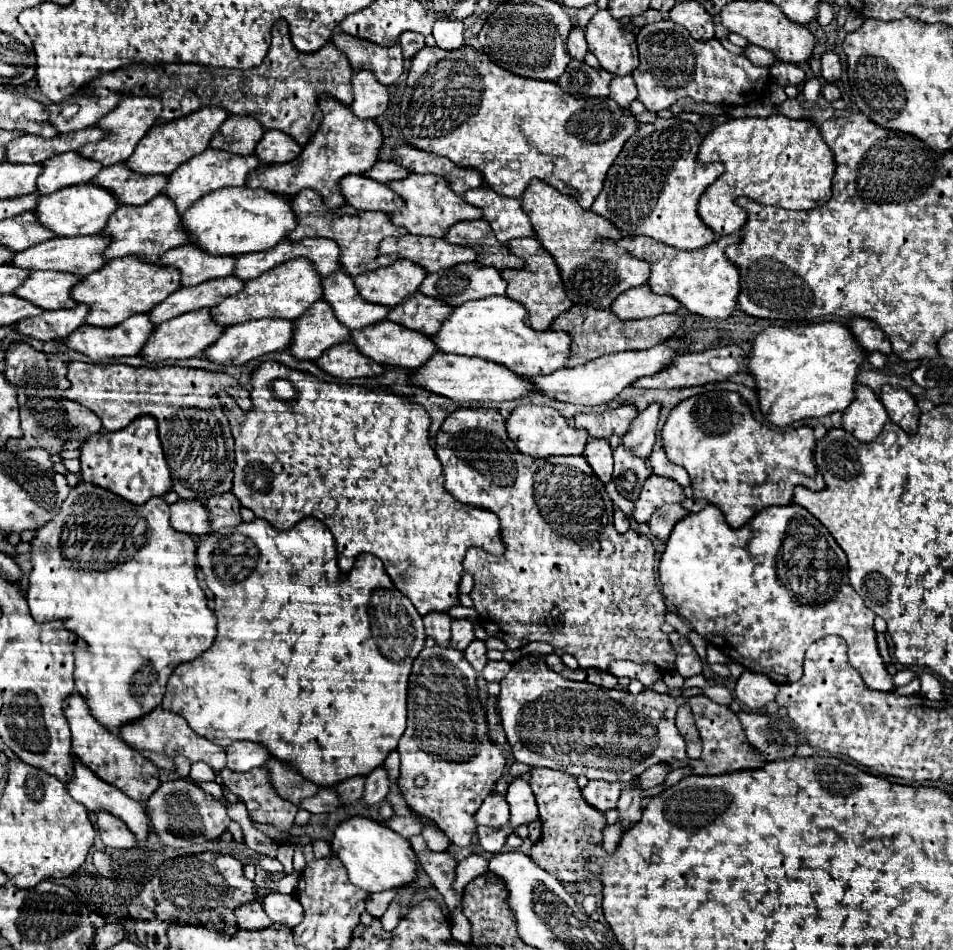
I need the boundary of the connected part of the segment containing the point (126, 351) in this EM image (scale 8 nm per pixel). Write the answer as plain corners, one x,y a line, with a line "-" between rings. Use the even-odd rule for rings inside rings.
135,314
115,328
93,328
83,324
79,330
71,332
63,344
69,350
85,354
95,362
121,356
137,356
153,328
155,326
147,314

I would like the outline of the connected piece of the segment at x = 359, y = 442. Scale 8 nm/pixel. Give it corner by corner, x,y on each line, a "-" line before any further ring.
263,362
251,376
251,400
253,400
253,410
245,412
241,410
235,402
223,402
223,412
227,414
227,420
231,424
233,430
233,438
235,438
235,458
237,458
237,466
235,466
235,478
233,478
233,494
239,498
241,506
253,510
253,514
257,518
267,520
275,530
289,530
293,528
299,520
313,516
317,520
321,520
331,534
335,536
337,542
337,562
339,562
339,570
341,572
349,572
355,558
363,552
369,552
377,558
381,558
385,572
391,576
395,588
399,592
403,592
413,606
417,608
417,612
421,616
429,614
429,612
449,612
453,606
459,604
459,582
463,576
463,558
465,552
473,546
483,548
485,552
499,556
505,552
505,544
501,540
501,532
499,532
499,518
489,512
489,510
479,510
473,506
463,506
461,502
457,502
455,498
451,498
451,494
447,494
447,490
443,488
443,466
435,454
435,450
429,446
429,424
431,418
425,412
423,406
407,402
395,394
387,394
385,390
365,390
363,386
339,386
339,384
329,384
329,382
321,382
315,378
309,378
311,374
305,372
297,372
291,370
279,362

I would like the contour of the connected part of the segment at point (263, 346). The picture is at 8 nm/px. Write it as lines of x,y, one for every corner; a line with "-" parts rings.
251,320
245,324
235,324
235,326
227,326
223,330
223,336
213,342
209,348
203,350
203,358
215,362
215,364
233,364
233,366
241,366
253,358
259,358
263,354
269,352
277,352
277,350
287,350
289,342
291,342
291,330
293,330
293,322
287,320

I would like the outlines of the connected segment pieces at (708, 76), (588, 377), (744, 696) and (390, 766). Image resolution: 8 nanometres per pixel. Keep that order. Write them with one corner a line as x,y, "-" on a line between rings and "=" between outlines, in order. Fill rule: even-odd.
671,20
643,26
637,32
637,48
641,64
633,70
631,76
635,78
639,100
651,112
665,110
681,98
743,106
755,100
755,96
759,96
769,82
769,68
751,64
747,56
731,54
717,38
709,42
697,42
685,28
=
657,344
649,350
635,350
635,352
617,352
617,354
607,354
601,356
593,362
587,362
583,366
573,366
573,368
561,368
555,370
547,376
535,376
531,378
533,390
539,394
545,394
553,400
559,402
569,402
569,404
585,404
585,406
597,406
597,404
607,404
617,398
617,394
631,386
637,378
651,376
659,370
663,370
669,362
673,362
675,350
671,350
665,344
=
749,670
743,672
743,676
737,680
737,686
735,686
737,698
753,712
763,710
771,700
775,700
777,690
779,686
767,680
767,676
755,674
=
391,752
385,760
385,770
389,774
389,782
395,784
395,780
399,778
399,754
397,752

